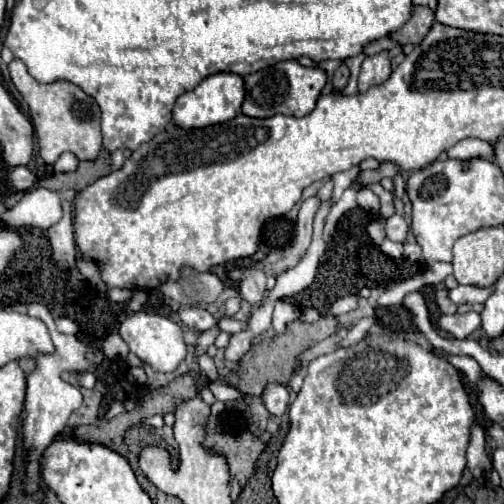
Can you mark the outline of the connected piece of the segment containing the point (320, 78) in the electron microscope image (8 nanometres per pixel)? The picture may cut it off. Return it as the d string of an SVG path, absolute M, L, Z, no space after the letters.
M284 61L284 63L276 63L272 67L246 75L244 83L246 83L246 99L242 103L244 115L260 117L260 119L272 117L278 113L292 115L292 117L304 117L314 109L320 97L320 91L326 85L326 73L318 67L314 69L302 67L298 61Z

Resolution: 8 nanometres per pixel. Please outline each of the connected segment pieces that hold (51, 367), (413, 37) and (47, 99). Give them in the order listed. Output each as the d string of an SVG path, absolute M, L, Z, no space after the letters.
M30 303L28 315L34 315L46 323L50 337L54 341L54 347L56 347L54 355L40 355L36 359L36 365L38 365L36 371L26 377L26 399L24 399L24 411L22 411L22 423L20 423L20 435L22 435L22 443L24 443L24 451L26 451L26 457L24 457L26 473L24 473L22 485L24 485L26 495L34 495L40 487L40 463L38 463L38 459L40 459L42 451L48 447L48 443L58 433L62 433L66 429L70 413L82 405L80 389L62 381L60 373L62 371L76 371L76 365L70 365L70 363L88 363L88 359L86 359L88 345L84 341L80 341L76 335L58 333L50 311L42 303Z
M416 7L412 19L400 31L392 33L392 39L398 41L400 45L406 45L406 43L418 45L428 35L434 21L436 21L434 11L430 7Z
M12 59L8 65L14 87L20 91L22 99L30 107L30 119L36 131L36 139L40 145L40 157L46 163L54 163L60 153L70 151L78 159L96 159L102 149L102 133L100 133L100 109L98 103L84 93L78 85L68 81L54 83L38 83L26 69L20 59Z

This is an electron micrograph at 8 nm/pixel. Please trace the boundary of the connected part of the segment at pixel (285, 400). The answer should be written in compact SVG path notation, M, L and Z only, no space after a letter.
M268 385L262 393L264 405L272 415L282 415L290 405L290 395L286 385Z

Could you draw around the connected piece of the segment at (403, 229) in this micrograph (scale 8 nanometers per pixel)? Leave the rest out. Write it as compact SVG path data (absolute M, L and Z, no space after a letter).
M392 215L390 219L386 219L386 237L392 241L404 241L408 237L408 223L400 217L400 215Z

